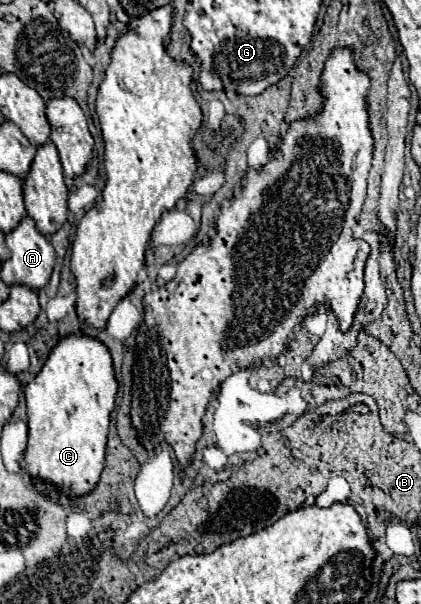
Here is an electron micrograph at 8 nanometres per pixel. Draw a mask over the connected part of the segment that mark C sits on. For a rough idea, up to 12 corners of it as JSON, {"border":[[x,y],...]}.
{"border":[[60,337],[28,407],[26,465],[68,497],[104,467],[110,349]]}

